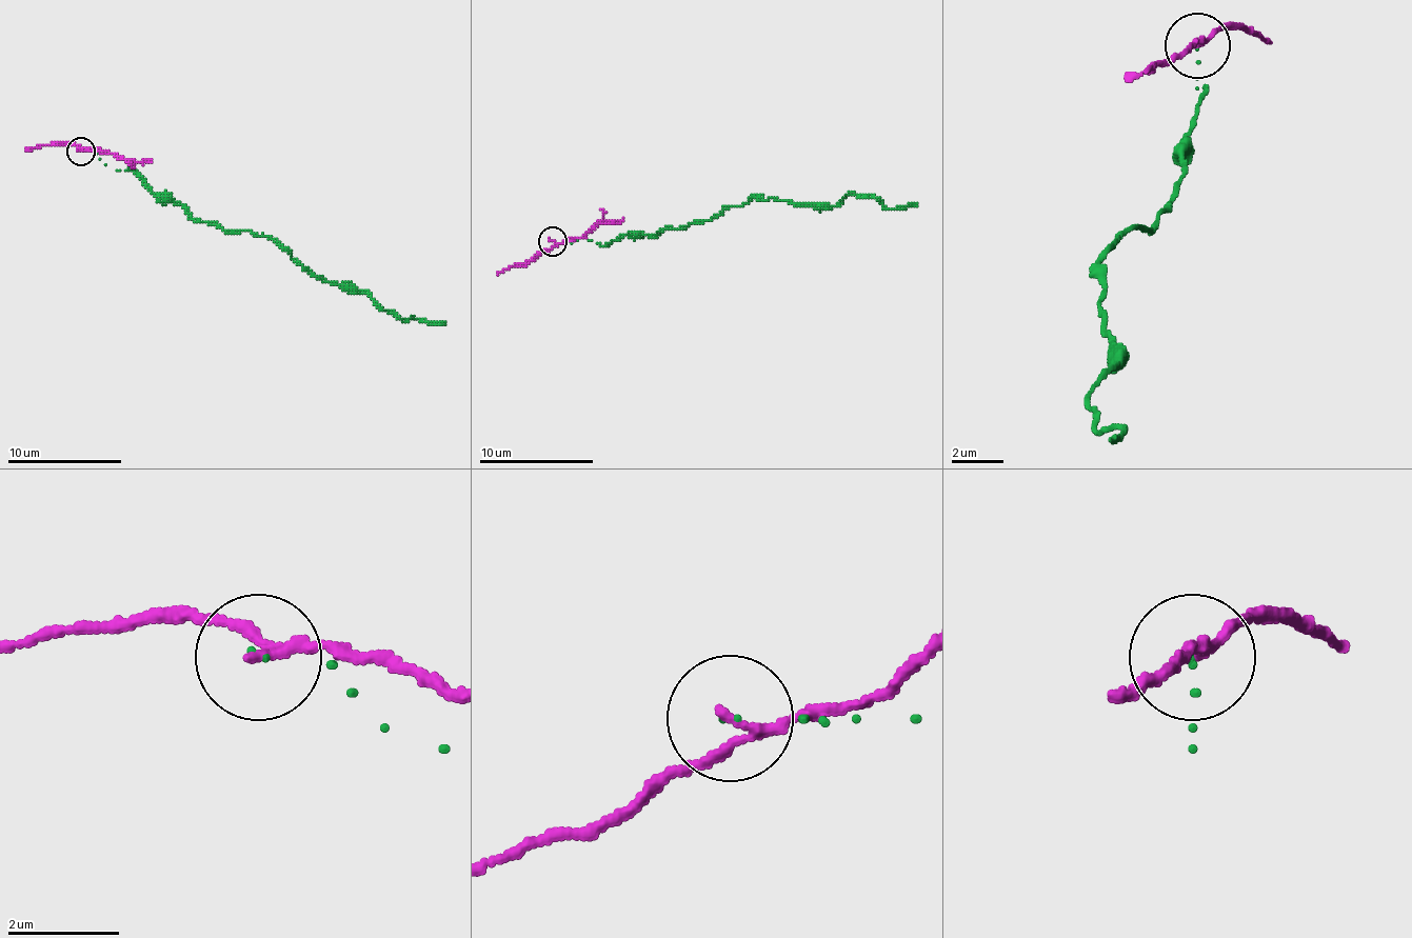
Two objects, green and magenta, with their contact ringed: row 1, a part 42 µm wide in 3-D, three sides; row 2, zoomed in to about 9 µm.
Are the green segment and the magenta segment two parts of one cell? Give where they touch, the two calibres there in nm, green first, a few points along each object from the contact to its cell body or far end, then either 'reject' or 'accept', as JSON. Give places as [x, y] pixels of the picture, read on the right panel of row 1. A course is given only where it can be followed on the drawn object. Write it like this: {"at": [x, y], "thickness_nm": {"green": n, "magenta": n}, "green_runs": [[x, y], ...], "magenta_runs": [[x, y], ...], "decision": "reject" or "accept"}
{"at": [1197, 45], "thickness_nm": {"green": 30, "magenta": 150}, "green_runs": [[1195, 44], [1208, 90], [1175, 194], [1097, 266], [1117, 364], [1091, 390], [1091, 422], [1124, 430], [1110, 436]], "magenta_runs": [[1195, 44], [1156, 70], [1142, 70]], "decision": "reject"}

